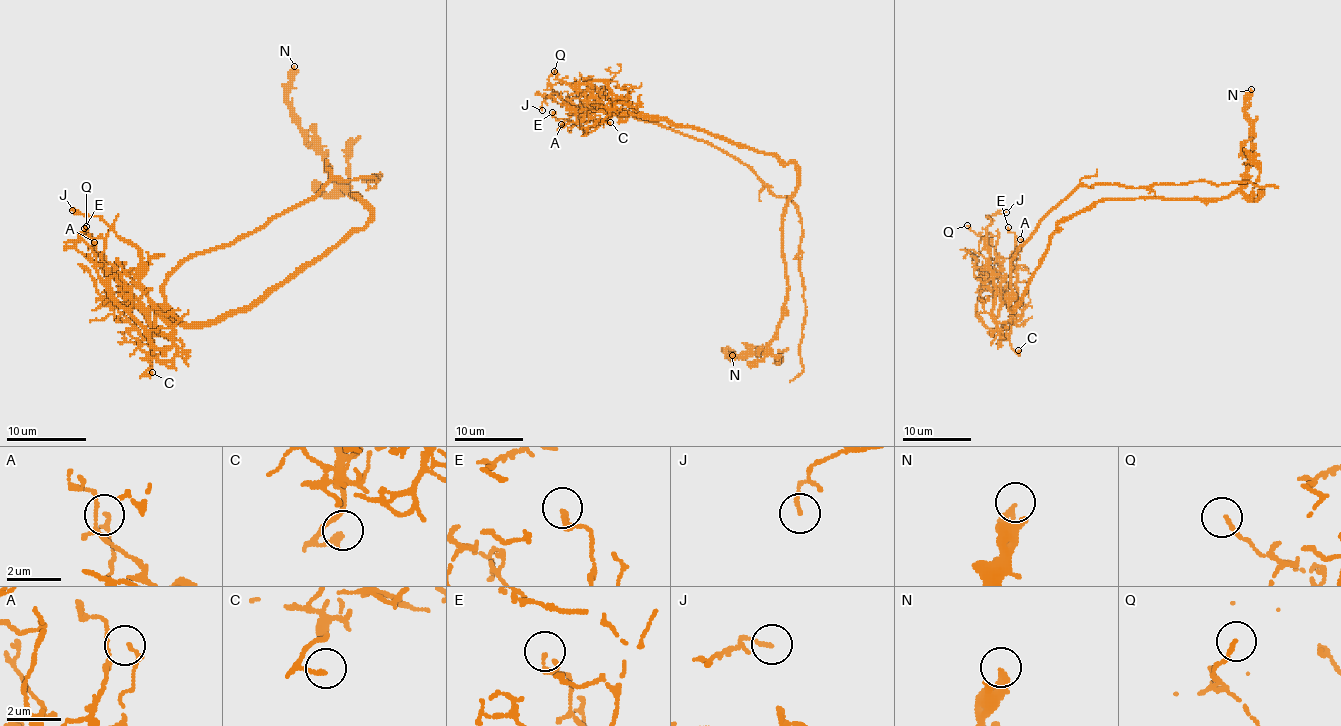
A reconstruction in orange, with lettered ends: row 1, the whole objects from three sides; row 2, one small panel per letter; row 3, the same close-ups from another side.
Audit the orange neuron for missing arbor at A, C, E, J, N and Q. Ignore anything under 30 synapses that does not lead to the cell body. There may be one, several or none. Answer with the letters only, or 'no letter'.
no letter

